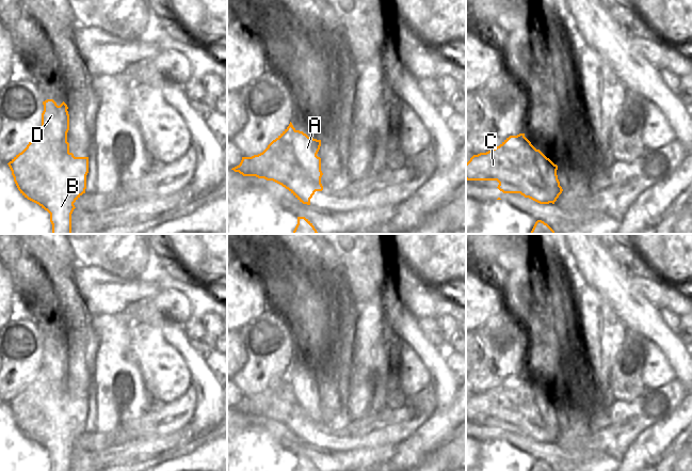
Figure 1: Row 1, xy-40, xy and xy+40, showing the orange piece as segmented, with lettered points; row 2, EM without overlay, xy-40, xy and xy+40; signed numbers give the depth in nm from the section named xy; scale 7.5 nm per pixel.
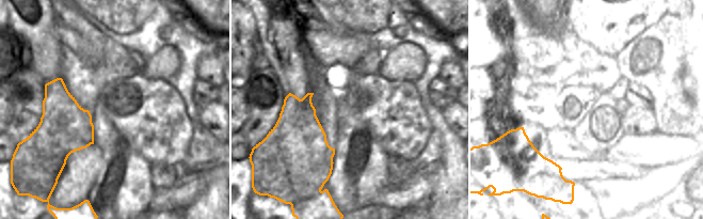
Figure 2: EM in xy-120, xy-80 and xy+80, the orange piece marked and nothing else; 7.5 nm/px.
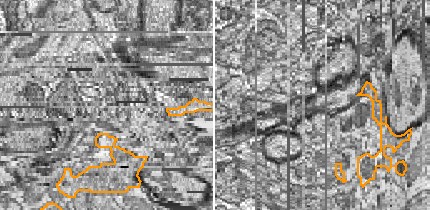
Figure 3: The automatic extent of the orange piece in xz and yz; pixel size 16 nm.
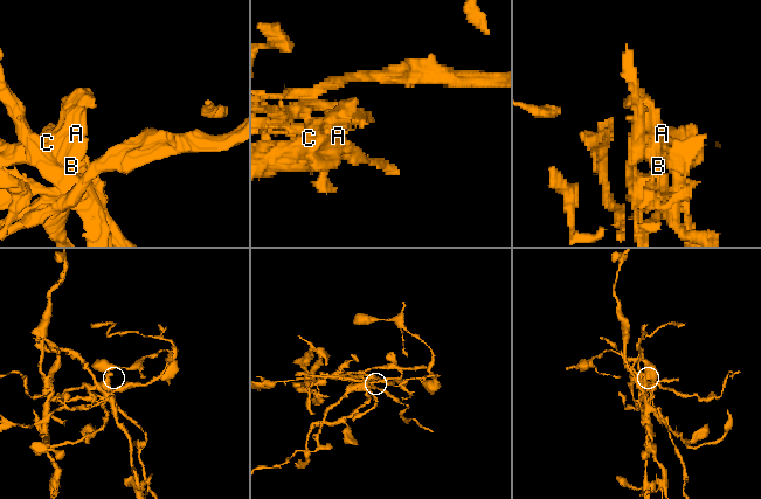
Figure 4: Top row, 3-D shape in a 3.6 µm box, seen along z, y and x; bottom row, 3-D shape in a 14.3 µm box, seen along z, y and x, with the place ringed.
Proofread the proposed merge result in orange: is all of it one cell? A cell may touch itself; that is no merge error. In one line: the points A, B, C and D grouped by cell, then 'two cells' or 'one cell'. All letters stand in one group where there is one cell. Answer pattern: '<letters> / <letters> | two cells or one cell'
A / B C D | two cells

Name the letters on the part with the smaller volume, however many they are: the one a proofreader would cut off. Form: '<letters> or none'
A

